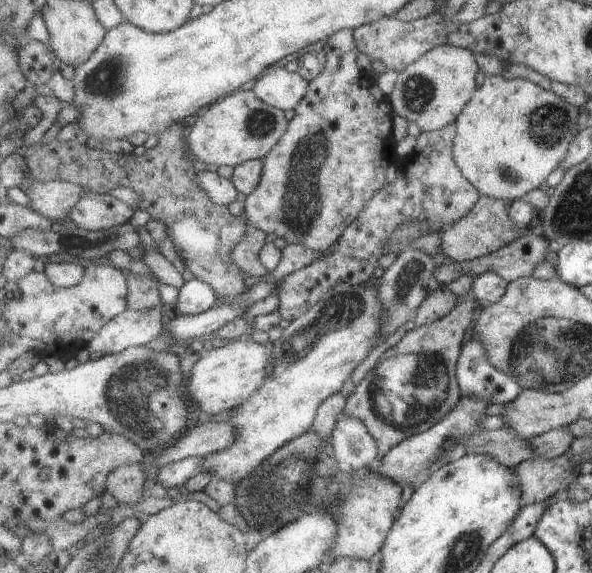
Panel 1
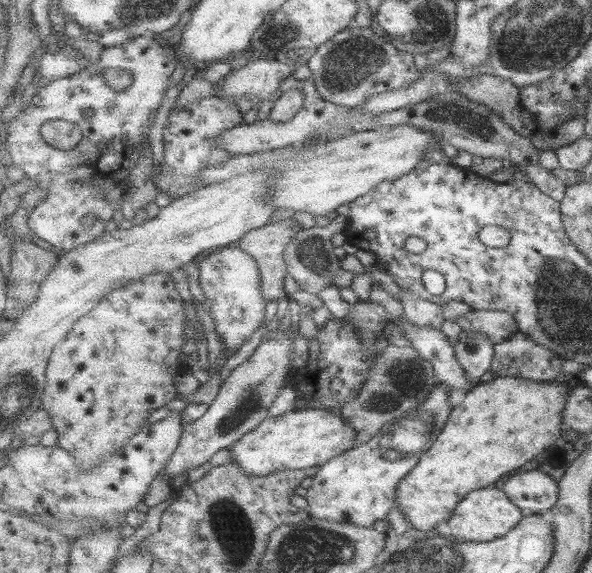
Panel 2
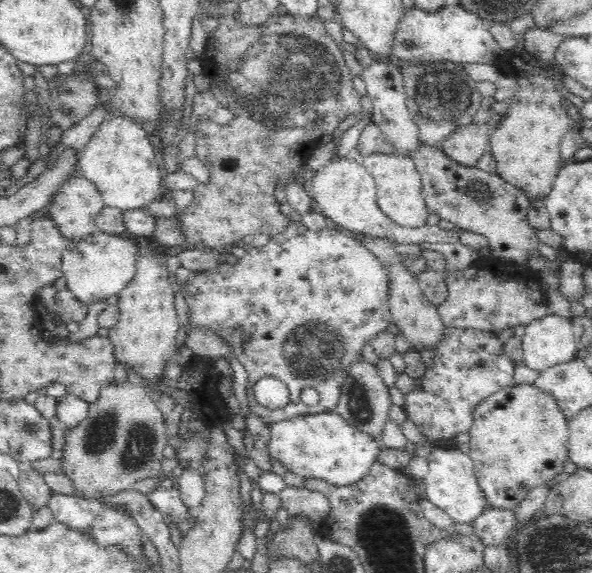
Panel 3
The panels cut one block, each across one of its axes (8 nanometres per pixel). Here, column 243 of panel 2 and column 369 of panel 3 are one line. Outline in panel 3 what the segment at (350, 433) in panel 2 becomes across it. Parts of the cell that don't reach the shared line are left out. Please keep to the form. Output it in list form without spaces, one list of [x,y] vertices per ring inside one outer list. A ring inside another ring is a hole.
[[[336,411],[300,415],[269,424],[267,448],[274,462],[305,479],[320,479],[335,487],[360,480],[376,462],[380,448],[363,432],[352,428]]]

